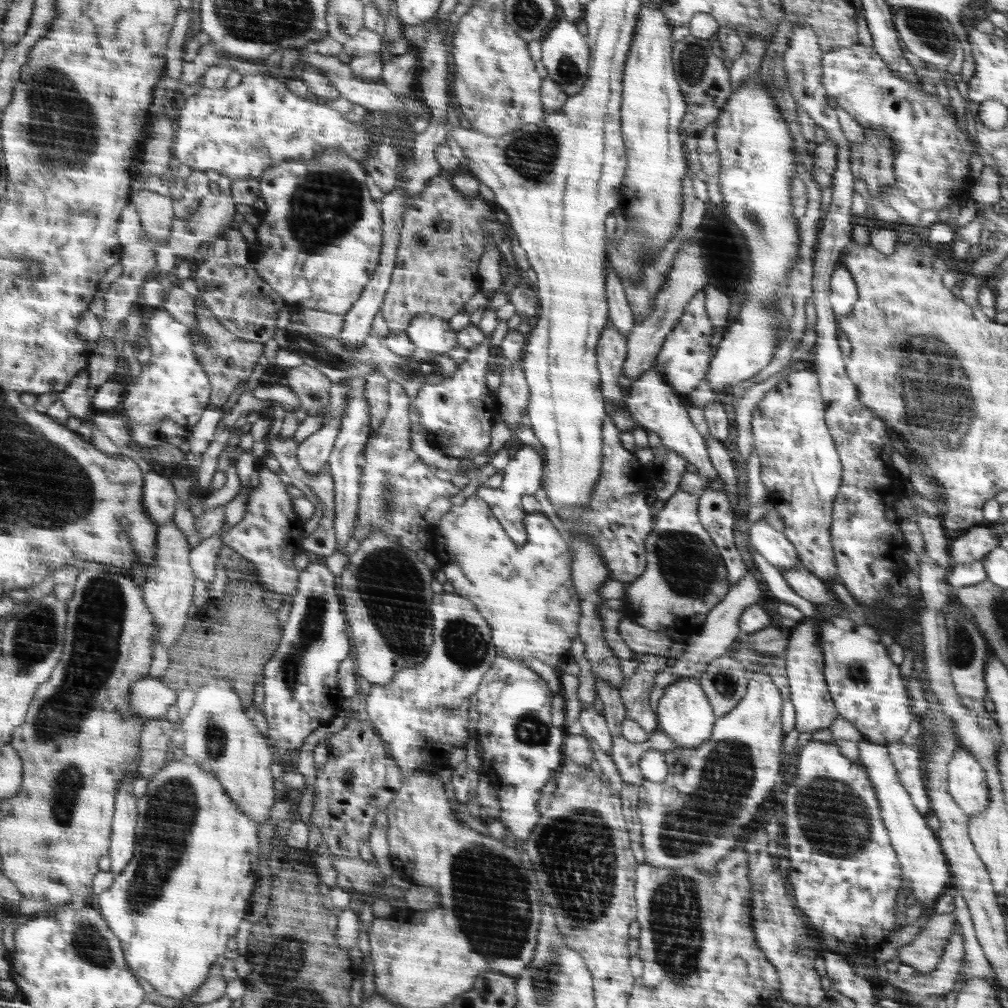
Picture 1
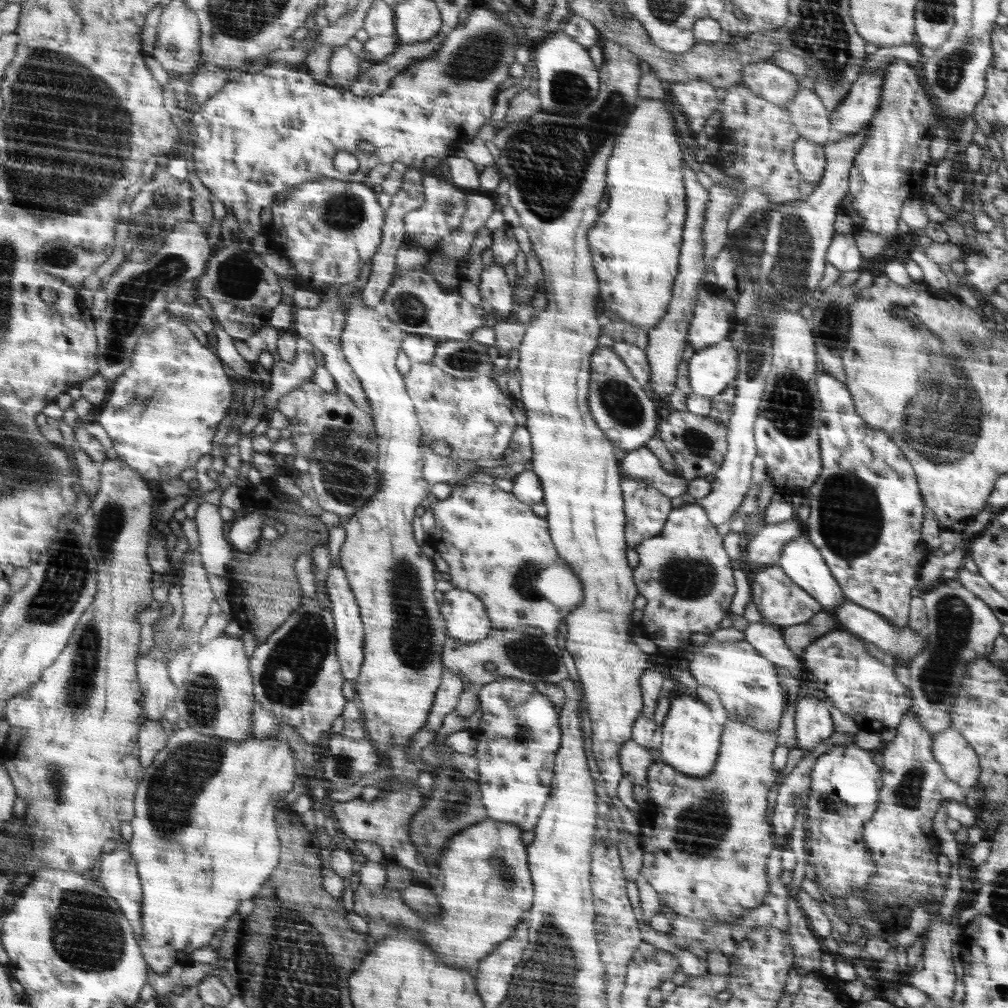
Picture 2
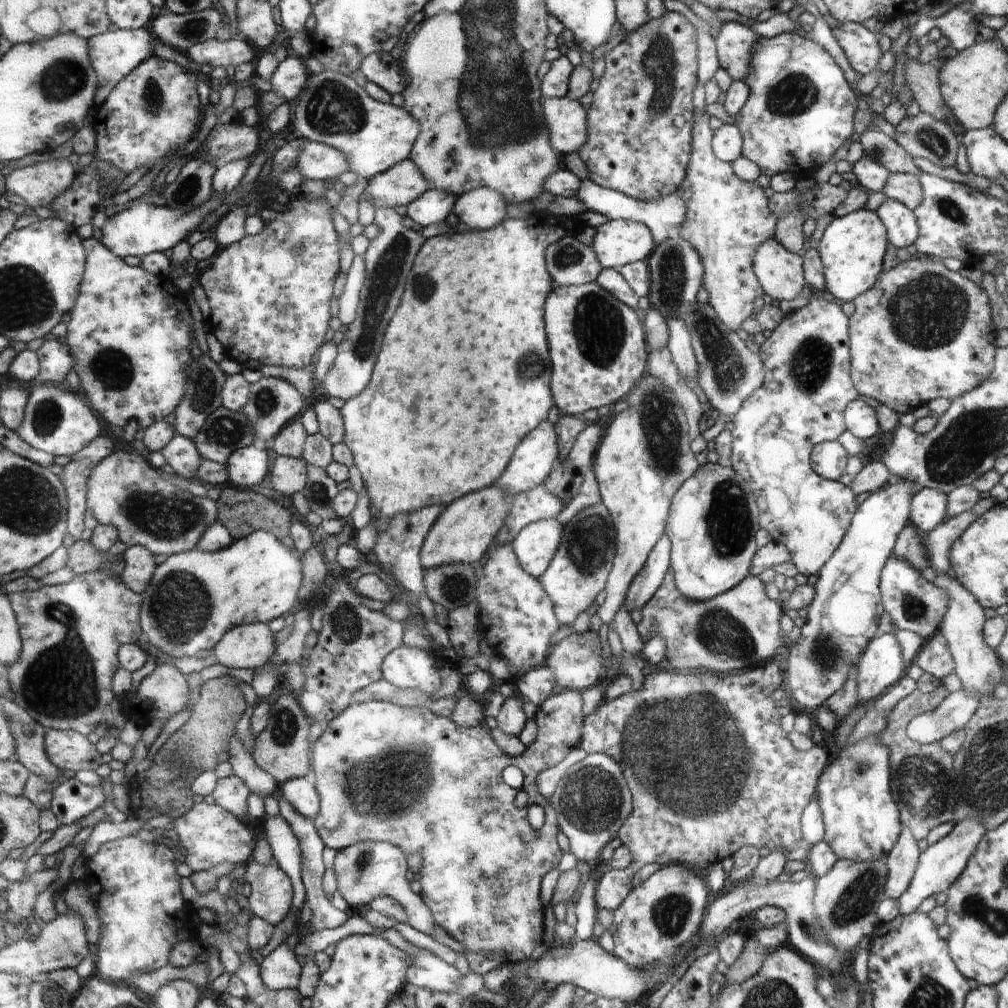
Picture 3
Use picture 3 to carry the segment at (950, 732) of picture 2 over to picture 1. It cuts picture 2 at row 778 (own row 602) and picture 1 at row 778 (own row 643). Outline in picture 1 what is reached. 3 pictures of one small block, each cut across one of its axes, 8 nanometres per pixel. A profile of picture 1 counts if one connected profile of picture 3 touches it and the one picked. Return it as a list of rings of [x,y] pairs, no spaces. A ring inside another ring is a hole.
[[[962,746],[948,761],[948,792],[968,816],[986,811],[991,798],[985,768],[978,758]]]

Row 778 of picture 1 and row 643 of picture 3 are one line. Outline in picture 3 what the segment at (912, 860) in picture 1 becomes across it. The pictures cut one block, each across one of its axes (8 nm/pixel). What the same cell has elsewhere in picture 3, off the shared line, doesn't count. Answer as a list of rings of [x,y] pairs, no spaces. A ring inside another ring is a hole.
[[[894,632],[873,638],[857,674],[859,701],[874,701],[906,674],[907,664]]]

